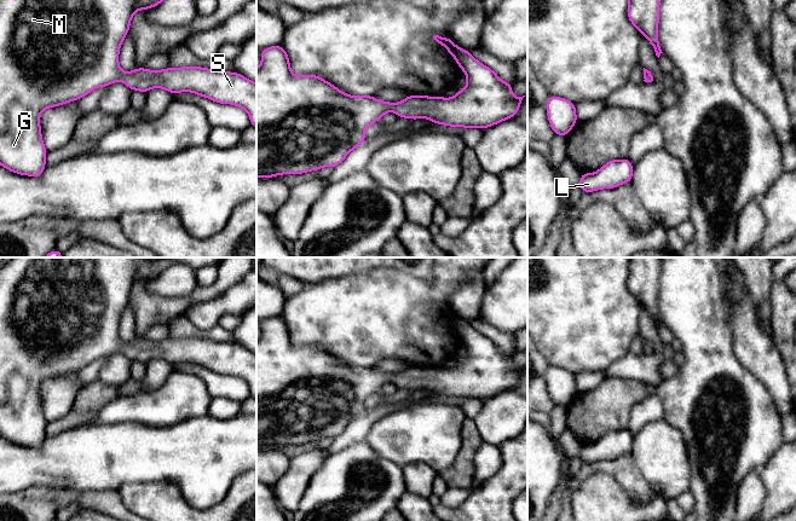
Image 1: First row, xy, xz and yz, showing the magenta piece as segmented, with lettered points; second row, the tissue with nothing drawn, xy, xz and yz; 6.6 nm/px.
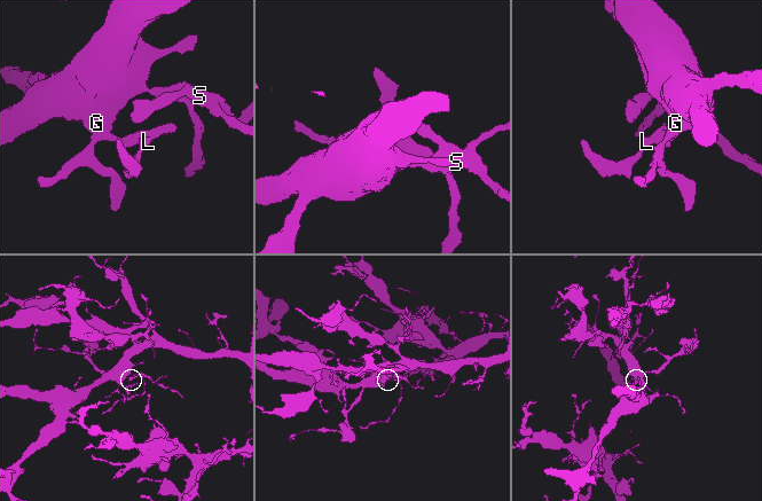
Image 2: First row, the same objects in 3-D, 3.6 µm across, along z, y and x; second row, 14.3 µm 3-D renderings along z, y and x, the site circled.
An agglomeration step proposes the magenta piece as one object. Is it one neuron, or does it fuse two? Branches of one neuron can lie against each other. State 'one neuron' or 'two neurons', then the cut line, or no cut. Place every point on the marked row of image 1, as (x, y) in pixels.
one neuron; cut none

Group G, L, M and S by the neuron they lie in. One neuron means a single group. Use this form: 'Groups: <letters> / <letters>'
Groups: G L M S

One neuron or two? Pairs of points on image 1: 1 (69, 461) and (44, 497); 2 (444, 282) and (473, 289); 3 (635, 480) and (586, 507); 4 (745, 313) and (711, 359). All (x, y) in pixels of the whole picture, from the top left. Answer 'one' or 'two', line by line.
1: two
2: two
3: two
4: two

